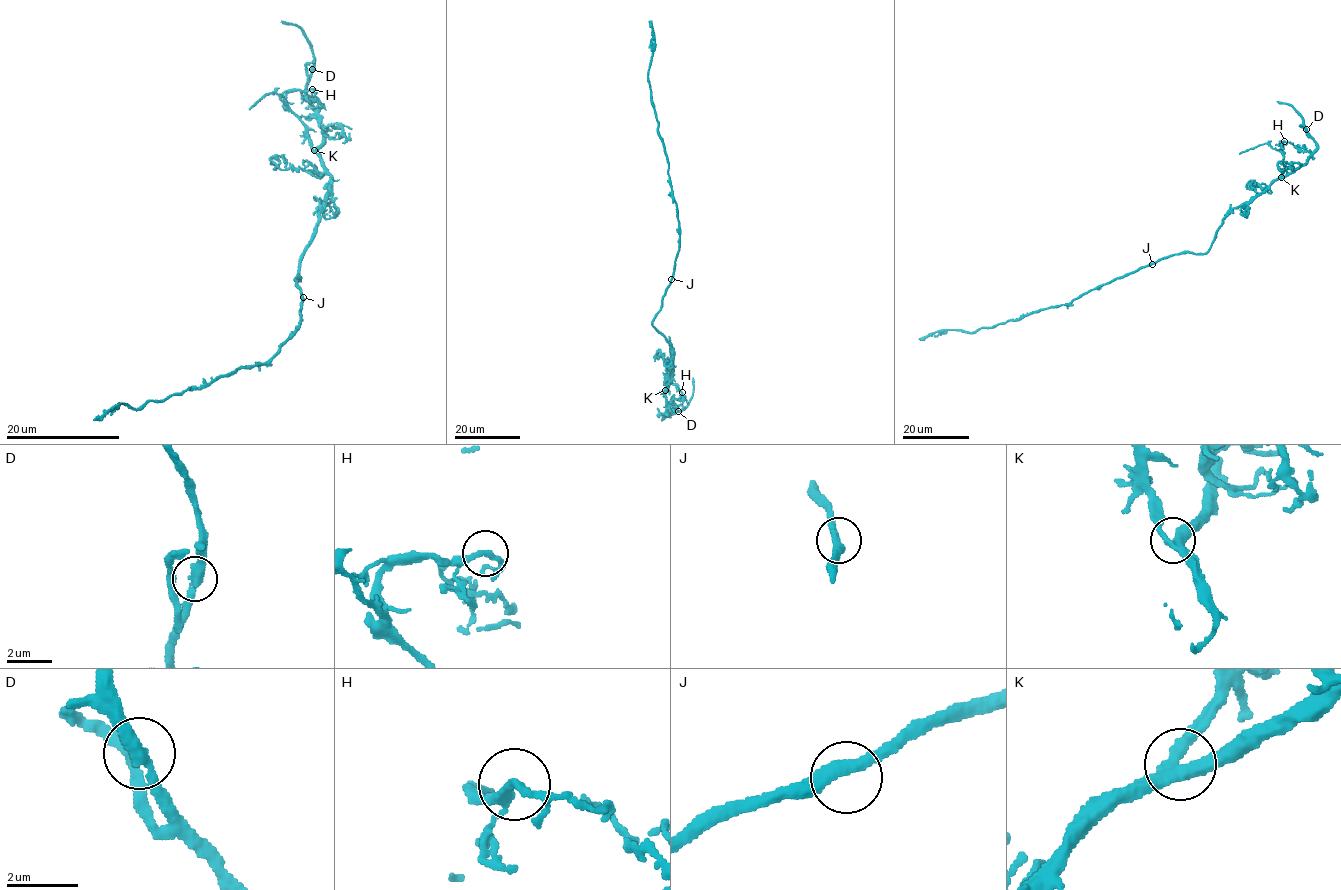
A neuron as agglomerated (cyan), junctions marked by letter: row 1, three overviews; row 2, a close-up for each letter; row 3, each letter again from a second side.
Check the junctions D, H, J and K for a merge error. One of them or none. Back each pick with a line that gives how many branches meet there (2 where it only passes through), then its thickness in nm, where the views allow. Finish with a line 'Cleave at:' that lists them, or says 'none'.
D: branches 2; calibre 360 nm
Cleave at: D

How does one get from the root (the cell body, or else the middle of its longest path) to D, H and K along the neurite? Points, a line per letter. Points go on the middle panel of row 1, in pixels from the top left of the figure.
D: (672, 277), (652, 324), (663, 333), (673, 352), (673, 374), (665, 393), (667, 404), (662, 418), (677, 411)
H: (672, 277), (652, 324), (673, 352), (673, 374), (665, 391), (667, 383), (671, 383), (682, 392)
K: (672, 277), (652, 324), (663, 333), (673, 352), (673, 374), (665, 390)

